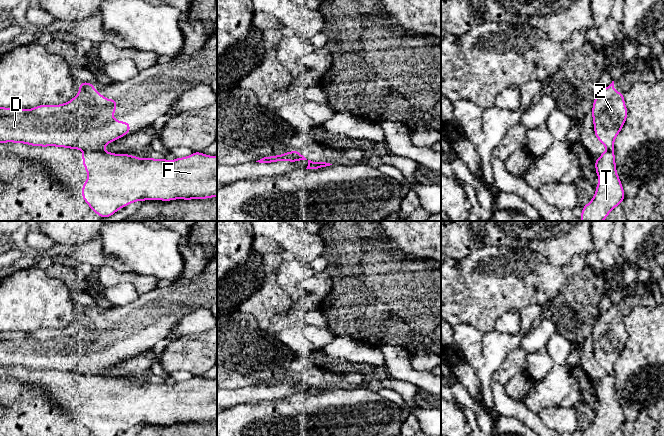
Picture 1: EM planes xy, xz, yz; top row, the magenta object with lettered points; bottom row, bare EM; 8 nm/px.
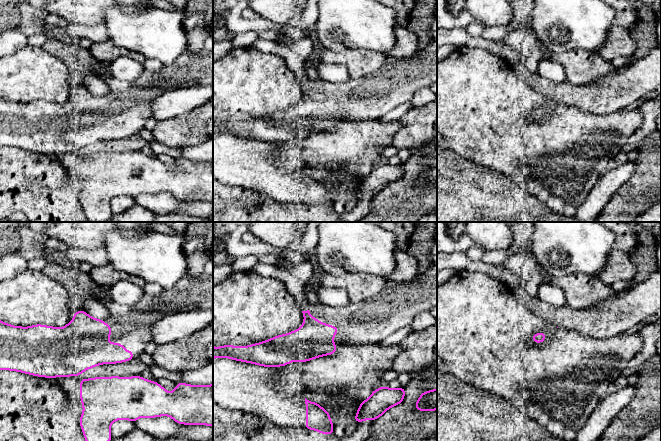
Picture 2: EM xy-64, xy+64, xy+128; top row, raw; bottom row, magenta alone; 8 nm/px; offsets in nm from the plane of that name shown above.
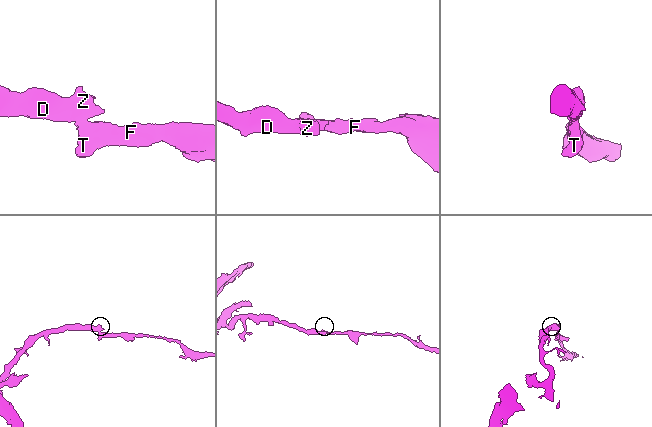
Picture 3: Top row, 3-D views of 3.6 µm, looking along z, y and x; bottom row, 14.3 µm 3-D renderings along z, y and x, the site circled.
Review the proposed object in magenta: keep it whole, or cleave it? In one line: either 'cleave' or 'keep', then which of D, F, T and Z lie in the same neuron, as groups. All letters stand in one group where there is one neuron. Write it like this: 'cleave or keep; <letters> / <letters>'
cleave; D Z / F T

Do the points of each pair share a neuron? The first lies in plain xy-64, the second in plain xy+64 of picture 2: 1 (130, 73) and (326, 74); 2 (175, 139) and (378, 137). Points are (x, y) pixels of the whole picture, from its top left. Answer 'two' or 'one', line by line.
1: one
2: two

